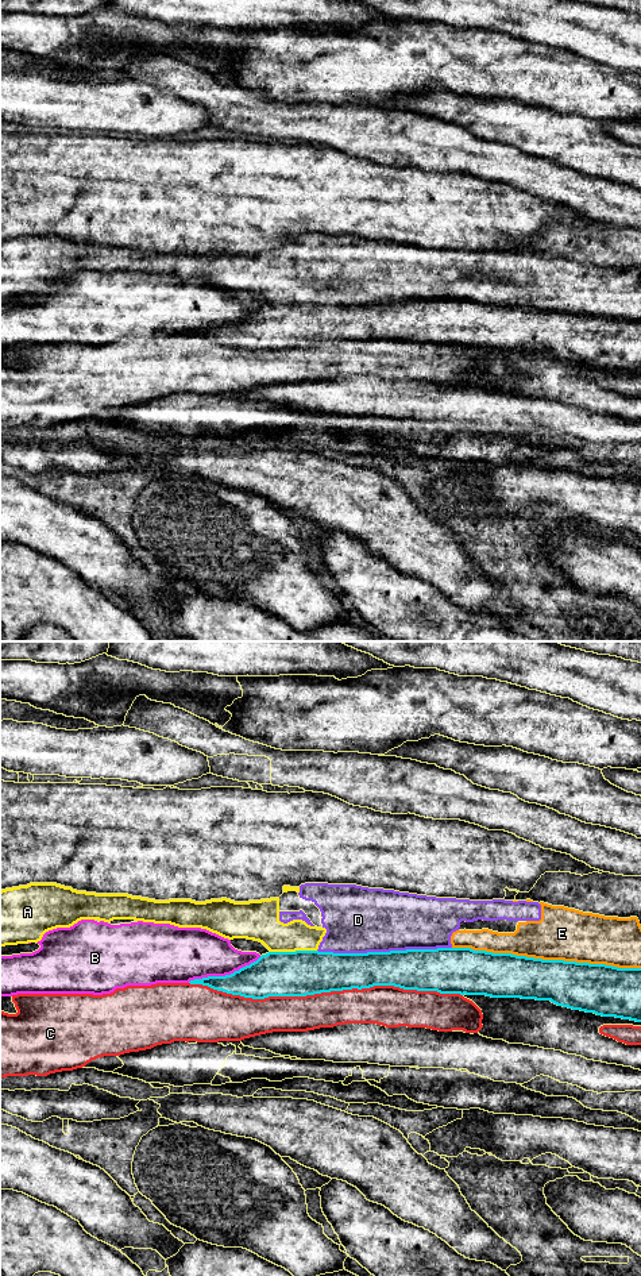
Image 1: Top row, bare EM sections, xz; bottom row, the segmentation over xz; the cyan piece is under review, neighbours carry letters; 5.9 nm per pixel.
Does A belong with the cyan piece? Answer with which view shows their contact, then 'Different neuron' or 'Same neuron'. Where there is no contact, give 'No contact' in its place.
Touches cyan in xz. Different neuron

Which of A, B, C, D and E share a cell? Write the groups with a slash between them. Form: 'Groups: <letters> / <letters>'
Groups: A D E / B / C

